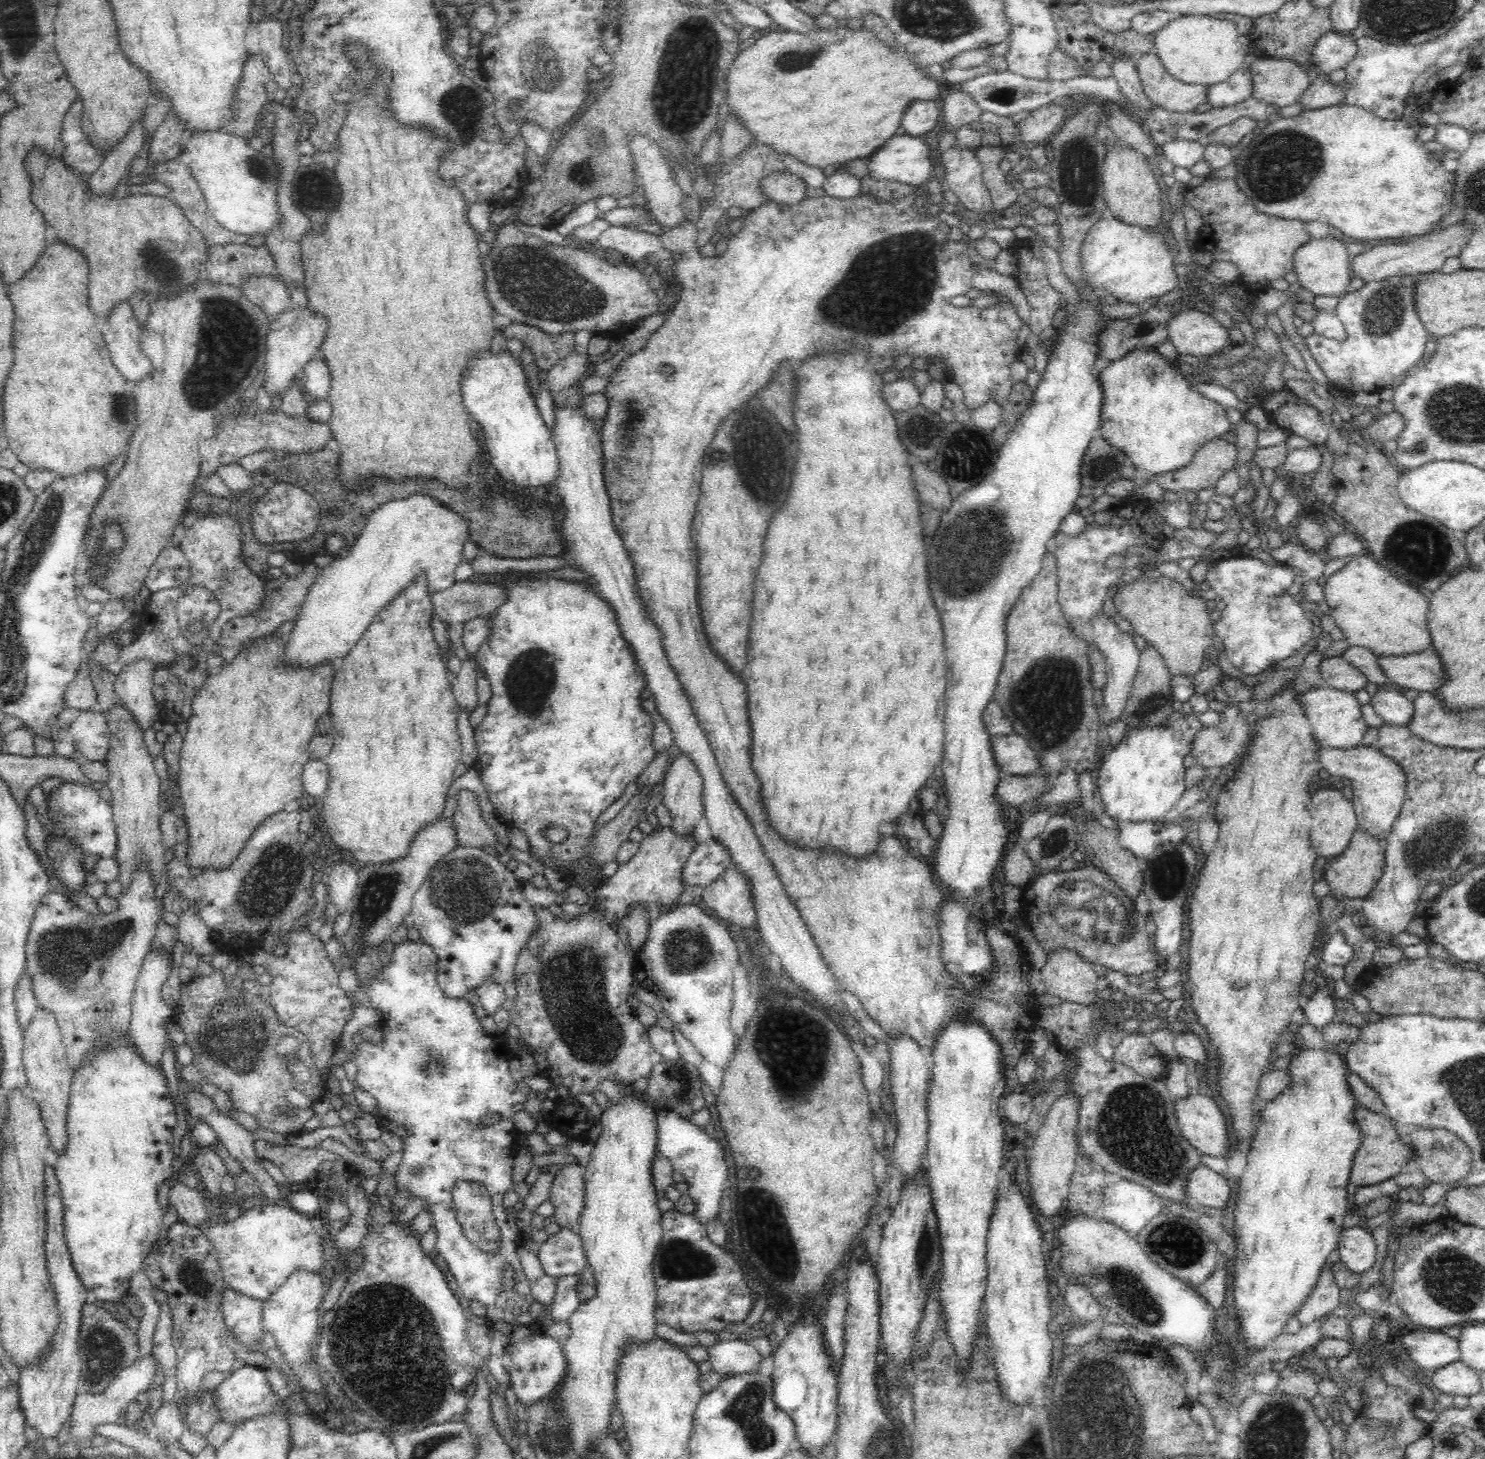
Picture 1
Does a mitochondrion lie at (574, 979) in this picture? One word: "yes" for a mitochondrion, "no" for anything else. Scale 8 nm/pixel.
yes

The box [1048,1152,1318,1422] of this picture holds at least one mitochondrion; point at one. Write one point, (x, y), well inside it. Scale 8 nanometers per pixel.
(1134, 1297)

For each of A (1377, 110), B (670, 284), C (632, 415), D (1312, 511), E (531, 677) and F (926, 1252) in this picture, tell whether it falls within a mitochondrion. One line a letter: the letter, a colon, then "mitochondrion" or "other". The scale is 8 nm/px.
A: other
B: other
C: mitochondrion
D: other
E: mitochondrion
F: mitochondrion

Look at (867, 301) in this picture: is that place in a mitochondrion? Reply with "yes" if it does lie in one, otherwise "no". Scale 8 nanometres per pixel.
yes

